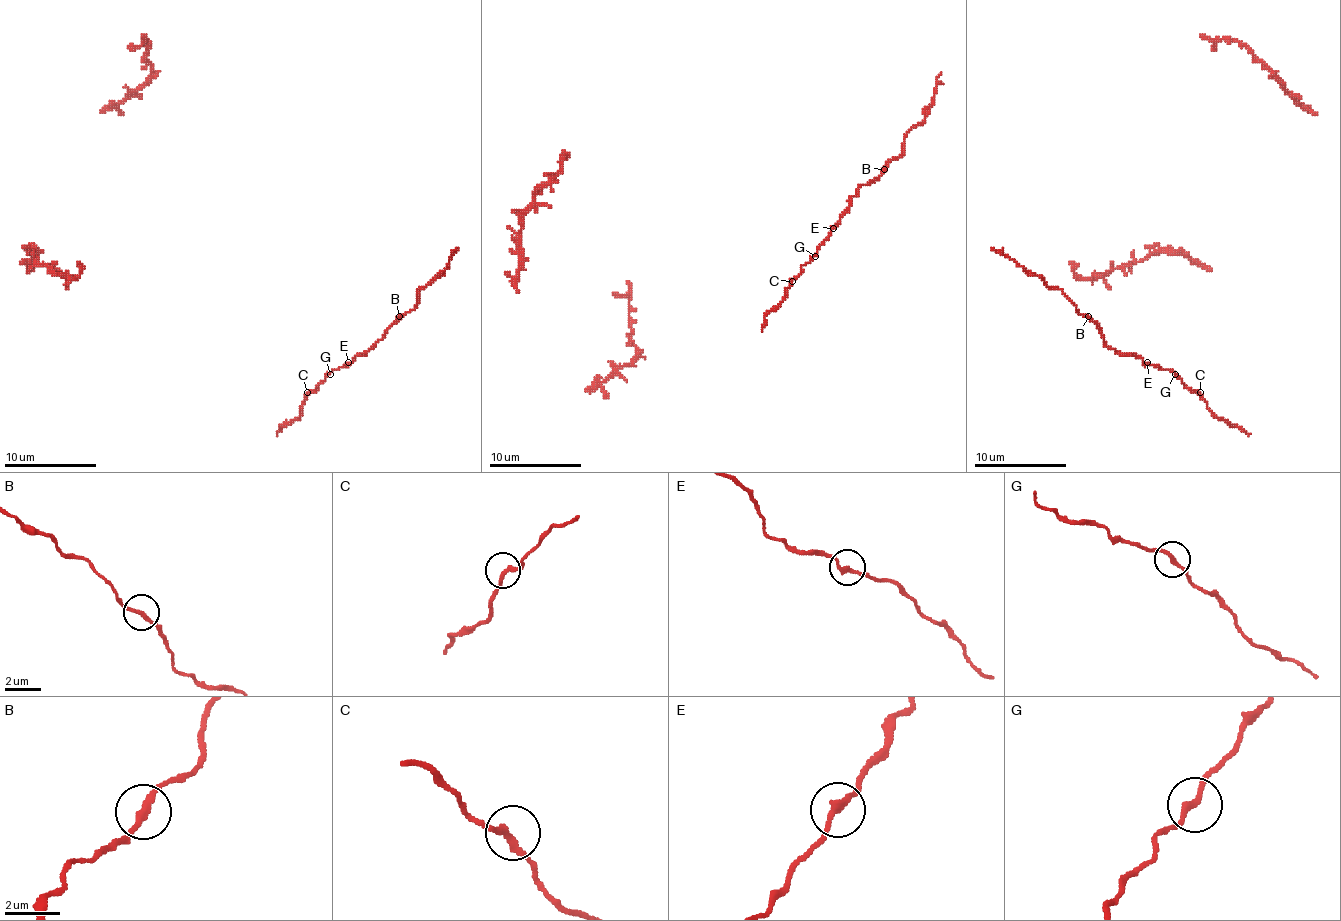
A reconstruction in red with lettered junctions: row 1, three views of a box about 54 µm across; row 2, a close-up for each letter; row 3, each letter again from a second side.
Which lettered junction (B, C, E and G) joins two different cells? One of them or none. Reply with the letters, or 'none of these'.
B

